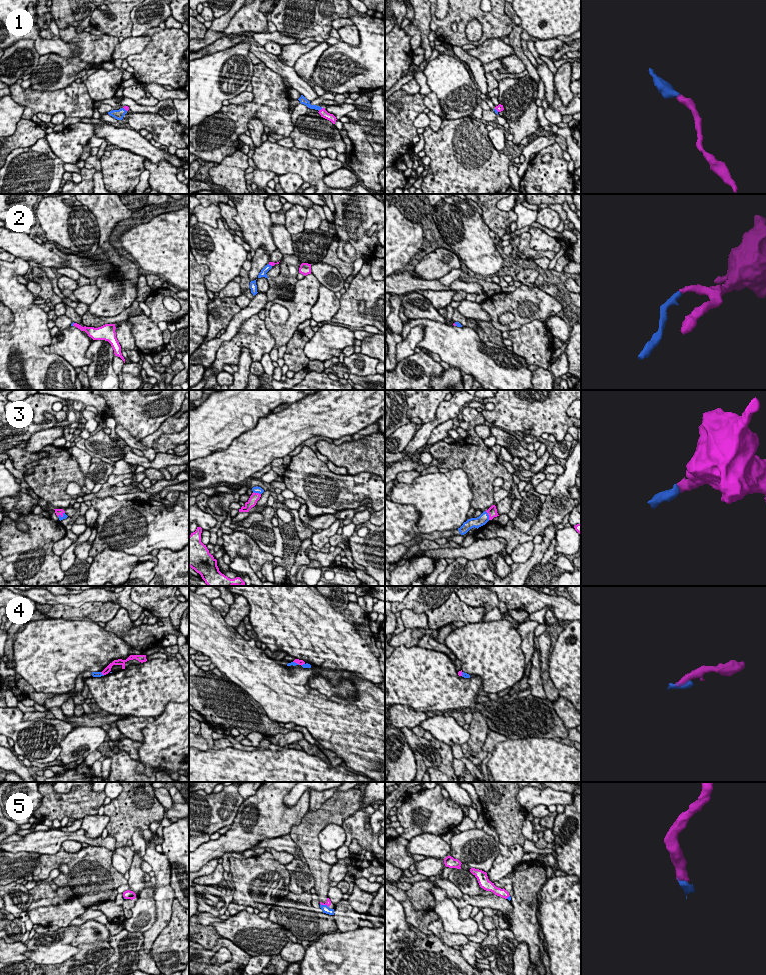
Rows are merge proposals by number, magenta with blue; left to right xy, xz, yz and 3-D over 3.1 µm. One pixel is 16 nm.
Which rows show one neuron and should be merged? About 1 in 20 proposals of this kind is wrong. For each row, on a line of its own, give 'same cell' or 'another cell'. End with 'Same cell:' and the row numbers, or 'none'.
1: same cell
2: same cell
3: same cell
4: same cell
5: same cell
Same cell: 1, 2, 3, 4, 5

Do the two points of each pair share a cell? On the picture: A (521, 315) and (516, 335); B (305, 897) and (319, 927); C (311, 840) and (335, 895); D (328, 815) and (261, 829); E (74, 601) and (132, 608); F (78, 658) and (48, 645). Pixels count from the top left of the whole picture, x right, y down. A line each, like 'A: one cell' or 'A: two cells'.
A: two cells
B: one cell
C: two cells
D: two cells
E: one cell
F: one cell

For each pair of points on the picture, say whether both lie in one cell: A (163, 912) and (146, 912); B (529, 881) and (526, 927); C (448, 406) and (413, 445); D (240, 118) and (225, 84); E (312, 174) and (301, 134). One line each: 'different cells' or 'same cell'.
A: different cells
B: same cell
C: same cell
D: different cells
E: different cells

